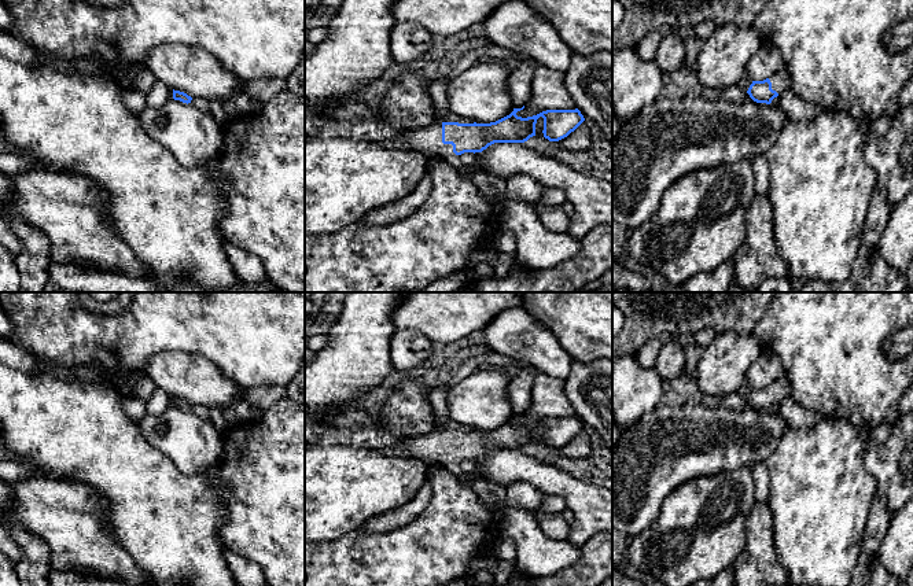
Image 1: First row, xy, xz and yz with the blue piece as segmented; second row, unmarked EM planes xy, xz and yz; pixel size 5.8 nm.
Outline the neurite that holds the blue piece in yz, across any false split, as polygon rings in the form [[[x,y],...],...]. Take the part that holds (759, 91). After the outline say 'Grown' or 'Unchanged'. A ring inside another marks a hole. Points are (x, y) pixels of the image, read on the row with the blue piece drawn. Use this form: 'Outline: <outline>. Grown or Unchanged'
Outline: [[[783,67],[763,81],[752,81],[747,93],[756,103],[770,104],[774,97],[789,89],[792,89],[791,77],[787,67]]]. Grown

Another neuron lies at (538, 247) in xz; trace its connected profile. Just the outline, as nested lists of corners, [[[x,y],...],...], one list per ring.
[[[505,198],[493,206],[498,229],[509,229],[516,237],[516,265],[549,269],[581,251],[581,242],[567,233],[549,231],[540,220],[534,203]]]

